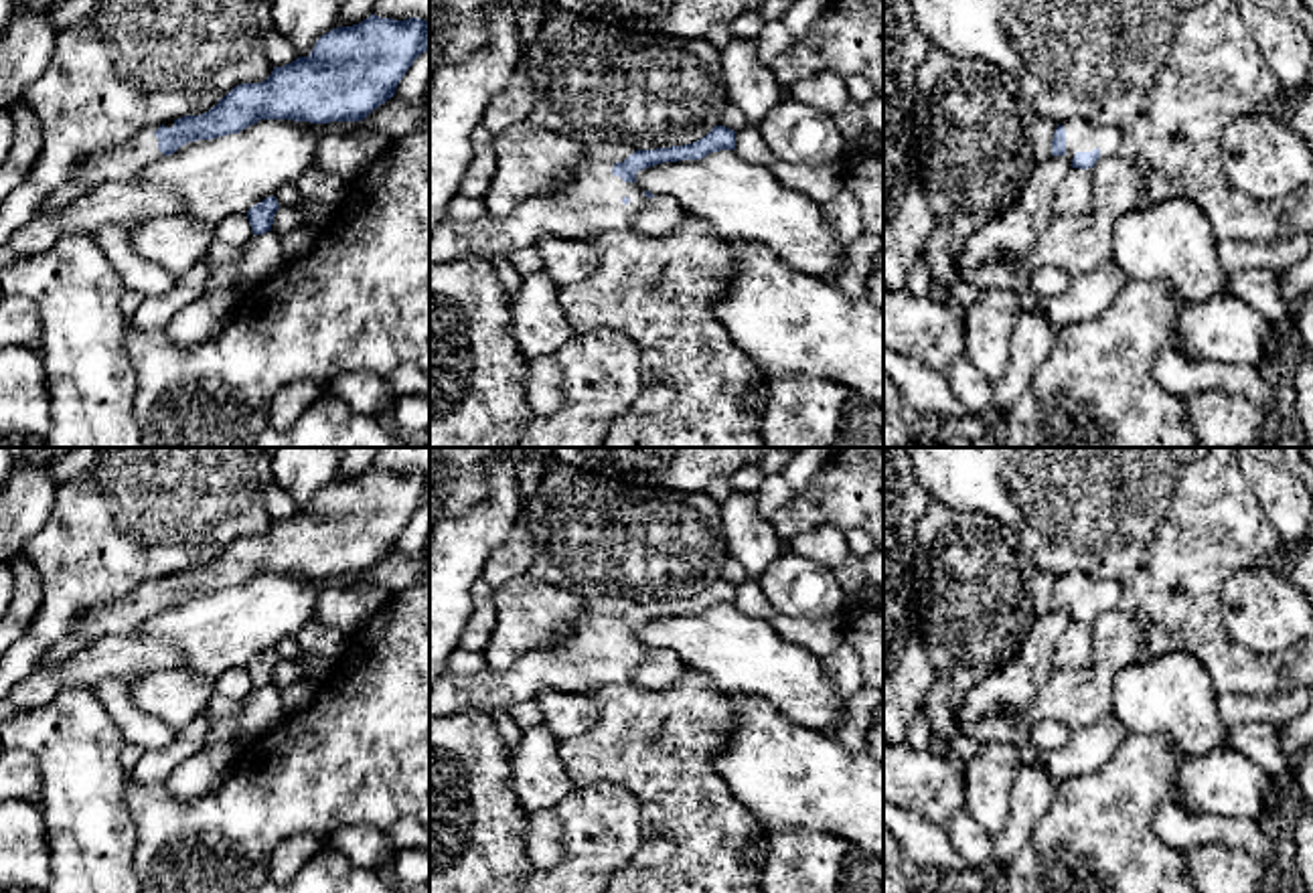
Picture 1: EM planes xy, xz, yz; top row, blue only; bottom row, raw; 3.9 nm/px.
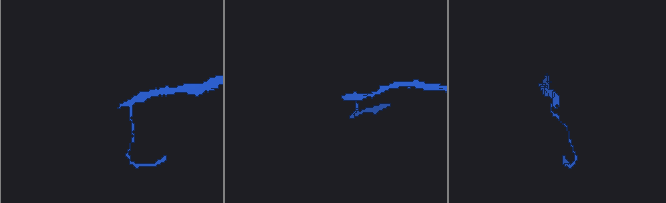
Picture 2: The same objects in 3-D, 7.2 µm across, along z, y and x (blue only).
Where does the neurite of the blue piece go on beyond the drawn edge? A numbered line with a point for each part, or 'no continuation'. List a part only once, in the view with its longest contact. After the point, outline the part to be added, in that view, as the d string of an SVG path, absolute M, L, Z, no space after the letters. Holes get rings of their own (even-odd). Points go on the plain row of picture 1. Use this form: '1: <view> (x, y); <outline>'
1: yz (1080, 590); M1072 571L1060 577L1066 583L1066 607L1064 612L1072 618L1072 612L1076 605L1092 605L1092 603L1100 603L1100 612L1096 614L1096 618L1092 622L1086 624L1094 624L1098 620L1100 614L1110 612L1121 607L1121 585L1112 579L1092 579L1080 571Z

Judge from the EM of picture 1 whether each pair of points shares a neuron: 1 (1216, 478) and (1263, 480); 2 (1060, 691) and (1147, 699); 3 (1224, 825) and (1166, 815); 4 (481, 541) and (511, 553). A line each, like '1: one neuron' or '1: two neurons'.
1: two neurons
2: two neurons
3: one neuron
4: two neurons

